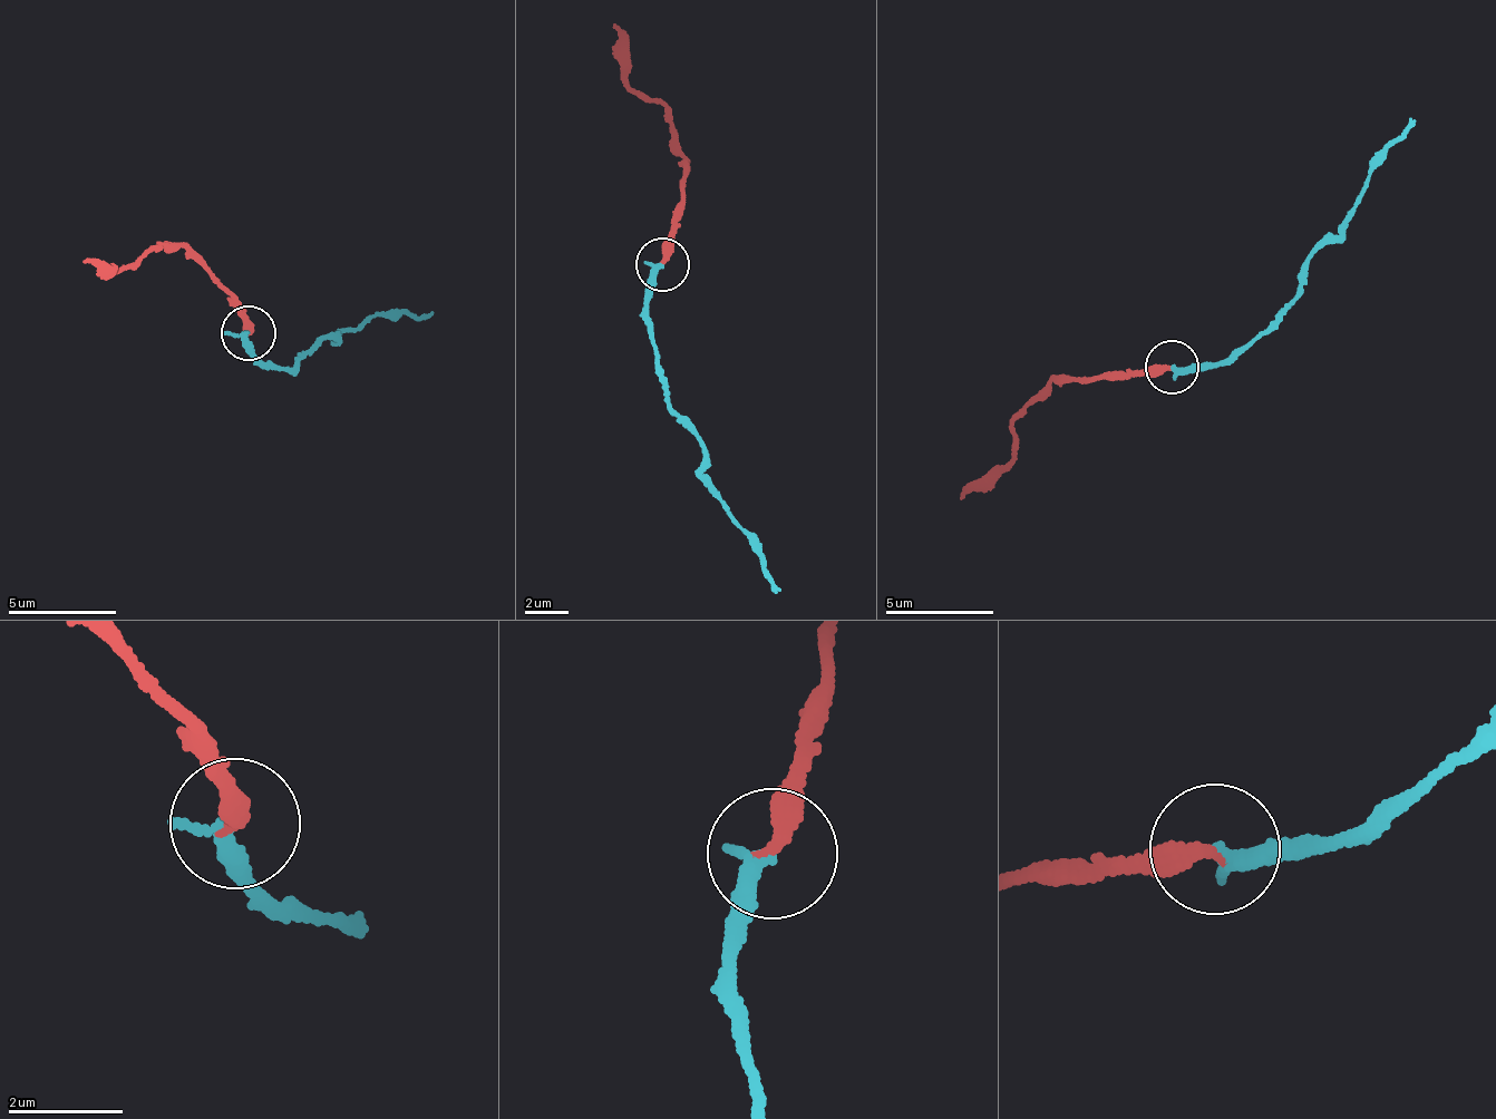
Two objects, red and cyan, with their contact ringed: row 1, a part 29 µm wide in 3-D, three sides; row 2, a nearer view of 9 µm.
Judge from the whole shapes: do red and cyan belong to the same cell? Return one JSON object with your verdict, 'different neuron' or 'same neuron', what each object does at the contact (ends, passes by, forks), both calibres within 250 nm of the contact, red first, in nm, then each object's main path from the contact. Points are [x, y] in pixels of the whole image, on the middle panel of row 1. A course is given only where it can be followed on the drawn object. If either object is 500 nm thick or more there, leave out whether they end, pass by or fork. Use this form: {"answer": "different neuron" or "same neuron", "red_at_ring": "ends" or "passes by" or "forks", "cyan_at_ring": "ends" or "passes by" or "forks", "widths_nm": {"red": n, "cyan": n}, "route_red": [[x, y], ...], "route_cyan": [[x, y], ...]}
{"answer": "same neuron", "red_at_ring": "ends", "cyan_at_ring": "ends", "widths_nm": {"red": 260, "cyan": 320}, "route_red": [[661, 266], [685, 186], [682, 146], [671, 113], [625, 80], [614, 21]], "route_cyan": [[661, 266], [648, 303], [653, 358], [676, 414], [701, 437], [714, 489], [763, 558], [763, 576], [776, 595]]}

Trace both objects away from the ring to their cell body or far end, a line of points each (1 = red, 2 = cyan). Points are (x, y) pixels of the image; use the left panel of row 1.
1: (248, 332), (224, 285), (175, 243), (116, 271), (84, 262)
2: (248, 332), (254, 354), (287, 372), (302, 350), (328, 337), (405, 312), (416, 321), (429, 313)

